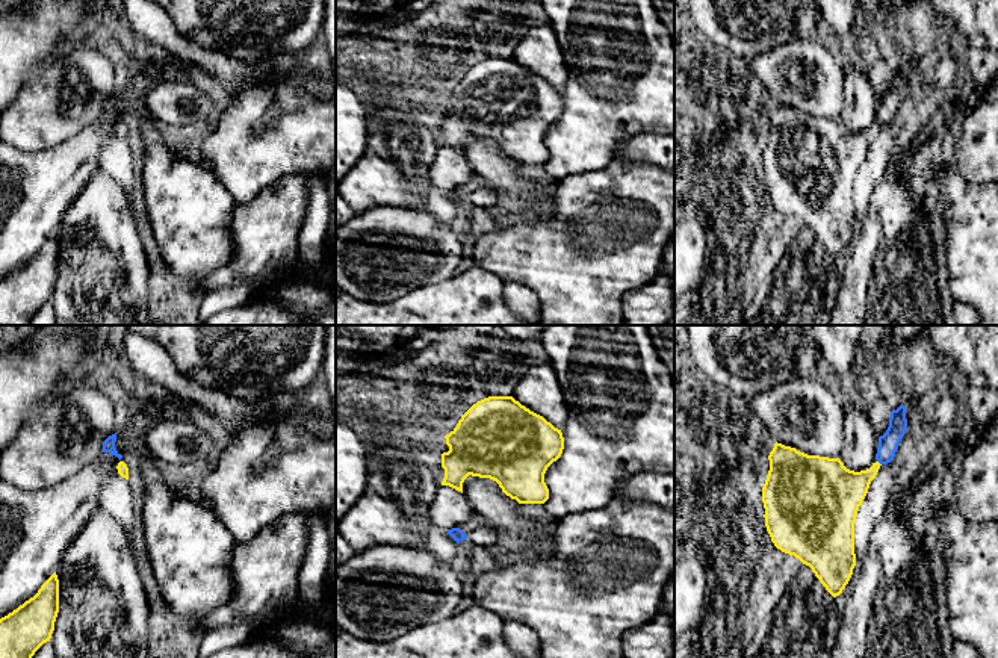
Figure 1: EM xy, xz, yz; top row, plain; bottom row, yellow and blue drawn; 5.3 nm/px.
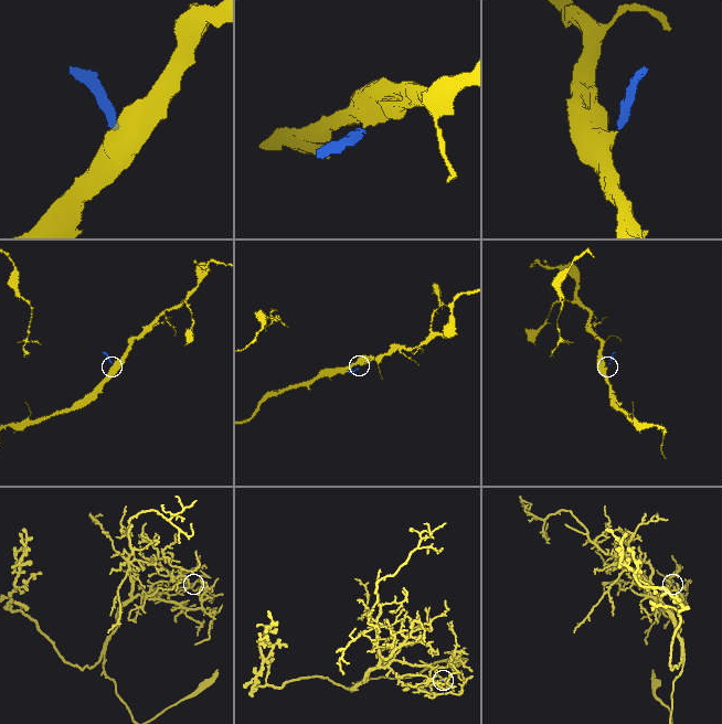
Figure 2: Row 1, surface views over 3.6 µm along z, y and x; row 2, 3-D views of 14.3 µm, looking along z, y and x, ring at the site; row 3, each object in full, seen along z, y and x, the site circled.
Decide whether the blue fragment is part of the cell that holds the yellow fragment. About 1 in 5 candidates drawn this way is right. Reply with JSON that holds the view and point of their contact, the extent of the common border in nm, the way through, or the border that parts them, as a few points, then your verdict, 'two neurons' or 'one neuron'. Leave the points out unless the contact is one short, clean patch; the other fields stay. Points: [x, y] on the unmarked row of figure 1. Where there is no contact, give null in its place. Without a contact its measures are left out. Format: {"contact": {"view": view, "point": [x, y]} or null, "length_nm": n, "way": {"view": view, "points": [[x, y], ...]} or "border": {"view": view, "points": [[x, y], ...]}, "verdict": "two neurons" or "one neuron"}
{"contact": {"view": "yz", "point": [879, 124]}, "length_nm": 40, "border": {"view": "yz", "points": [[877, 121], [880, 126]]}, "verdict": "two neurons"}

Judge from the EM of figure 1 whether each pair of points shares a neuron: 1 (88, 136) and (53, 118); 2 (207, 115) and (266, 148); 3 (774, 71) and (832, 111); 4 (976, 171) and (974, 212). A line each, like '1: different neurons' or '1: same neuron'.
1: different neurons
2: different neurons
3: same neuron
4: different neurons

